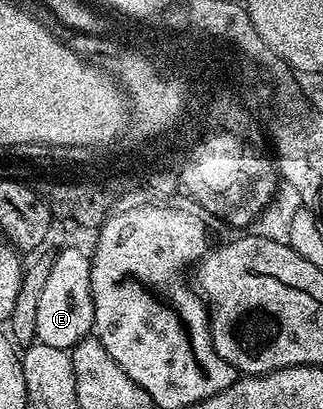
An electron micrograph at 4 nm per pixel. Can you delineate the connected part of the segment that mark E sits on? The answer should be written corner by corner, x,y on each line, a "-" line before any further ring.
74,247
60,252
55,261
53,259
51,262
36,312
36,336
41,344
66,351
89,336
93,330
95,313
89,277
90,269
91,258

